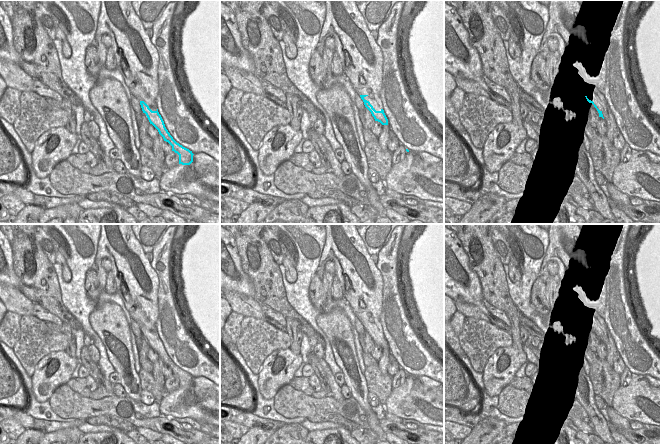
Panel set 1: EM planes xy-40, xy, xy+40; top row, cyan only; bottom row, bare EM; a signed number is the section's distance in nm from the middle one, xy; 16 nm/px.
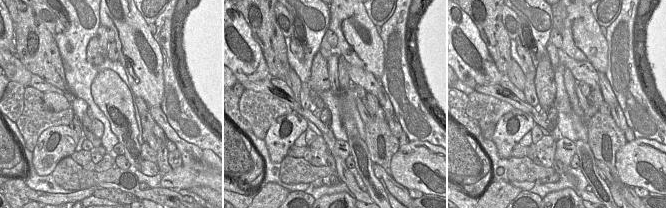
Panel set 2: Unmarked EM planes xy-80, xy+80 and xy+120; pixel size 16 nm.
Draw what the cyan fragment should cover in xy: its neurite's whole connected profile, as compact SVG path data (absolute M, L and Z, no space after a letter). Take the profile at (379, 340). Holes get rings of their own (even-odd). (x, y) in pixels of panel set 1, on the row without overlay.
M370 317L369 319L360 319L360 321L375 345L380 346L382 349L388 349L388 343L383 334L380 318Z

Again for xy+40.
M572 304L575 313L582 317L589 327L592 327L599 337L599 341L606 343L608 337L603 312L584 307L583 304Z

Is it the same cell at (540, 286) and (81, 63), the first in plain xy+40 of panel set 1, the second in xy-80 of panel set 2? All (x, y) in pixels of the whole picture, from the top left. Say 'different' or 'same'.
different

